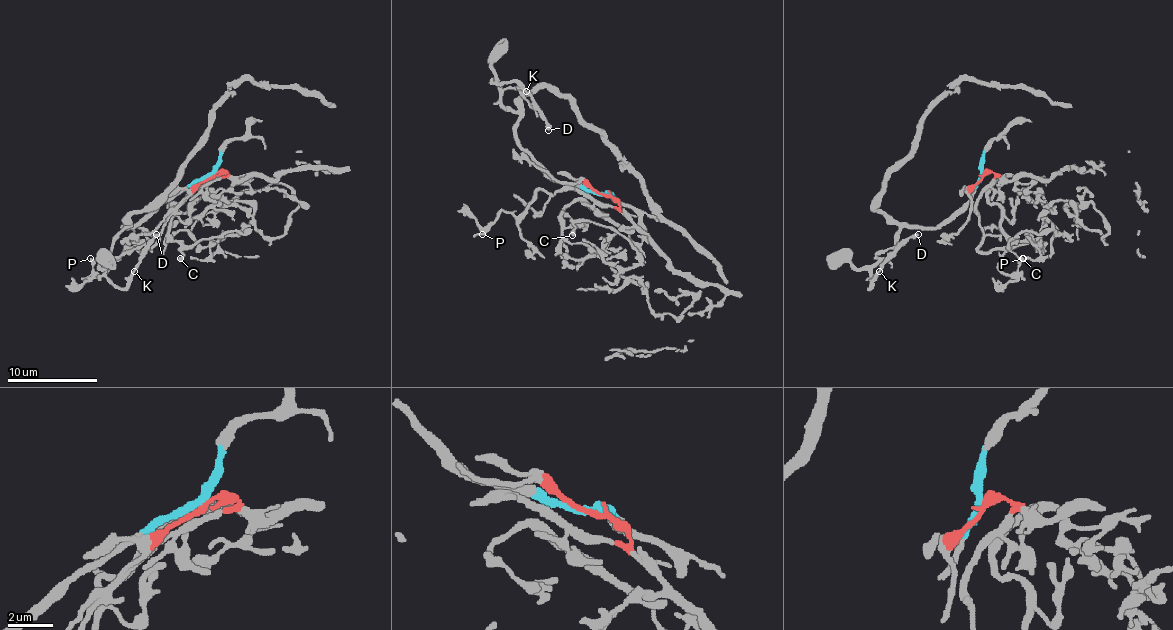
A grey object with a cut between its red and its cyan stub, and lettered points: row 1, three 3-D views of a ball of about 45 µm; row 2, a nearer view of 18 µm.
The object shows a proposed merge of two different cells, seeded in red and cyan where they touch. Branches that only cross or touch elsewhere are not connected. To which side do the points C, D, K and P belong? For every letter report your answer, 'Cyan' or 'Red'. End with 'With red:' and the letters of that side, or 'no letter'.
C: Red
D: Cyan
K: Cyan
P: Red
With red: C, P

